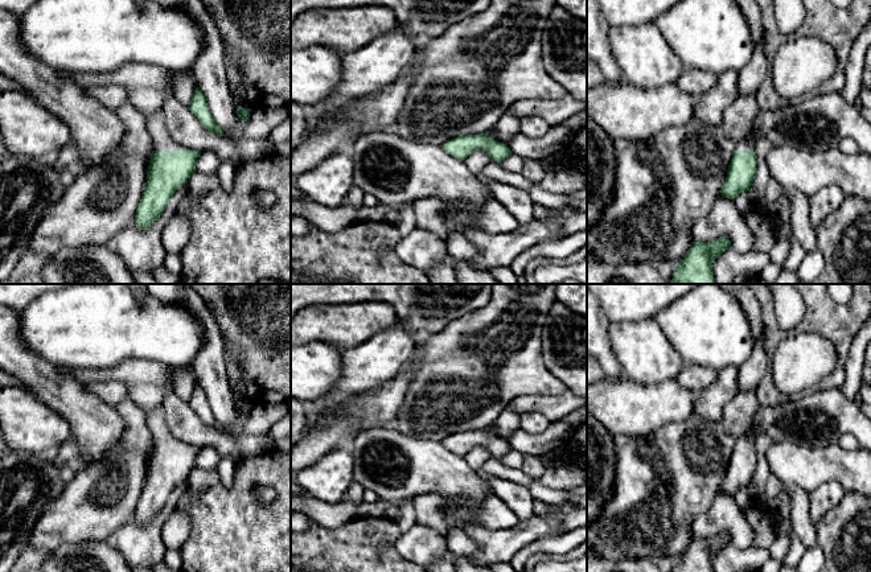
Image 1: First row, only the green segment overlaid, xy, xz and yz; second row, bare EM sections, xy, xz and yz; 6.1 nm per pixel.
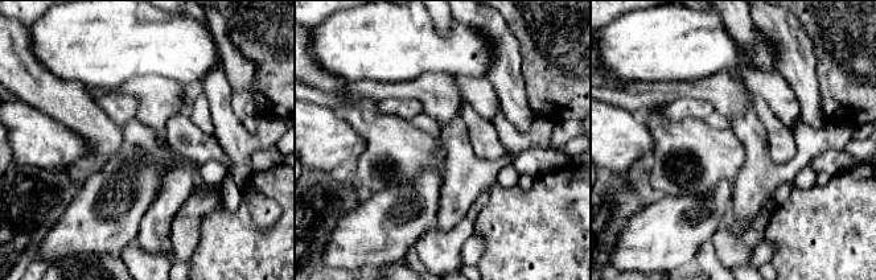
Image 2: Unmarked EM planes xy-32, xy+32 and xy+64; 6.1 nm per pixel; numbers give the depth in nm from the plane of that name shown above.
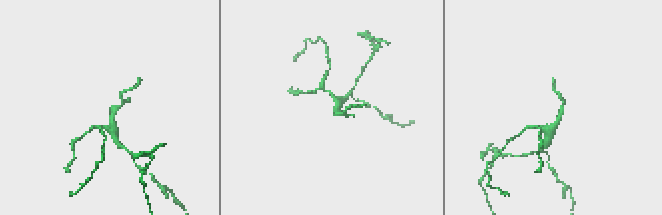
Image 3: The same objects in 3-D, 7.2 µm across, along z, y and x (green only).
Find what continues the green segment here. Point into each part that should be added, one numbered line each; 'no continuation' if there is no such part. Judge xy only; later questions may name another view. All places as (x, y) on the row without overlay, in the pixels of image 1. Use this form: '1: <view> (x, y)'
1: xy (161, 436)

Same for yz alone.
1: yz (743, 440)

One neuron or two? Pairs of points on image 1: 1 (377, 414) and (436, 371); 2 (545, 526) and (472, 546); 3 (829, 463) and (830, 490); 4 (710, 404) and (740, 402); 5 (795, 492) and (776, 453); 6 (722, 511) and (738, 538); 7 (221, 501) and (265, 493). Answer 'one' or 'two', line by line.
1: two
2: two
3: two
4: two
5: two
6: one
7: two

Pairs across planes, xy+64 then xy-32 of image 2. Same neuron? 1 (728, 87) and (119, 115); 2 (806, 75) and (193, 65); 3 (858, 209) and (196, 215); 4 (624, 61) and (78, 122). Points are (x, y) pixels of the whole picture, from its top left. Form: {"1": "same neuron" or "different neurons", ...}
{"1": "different neurons", "2": "different neurons", "3": "different neurons", "4": "different neurons"}

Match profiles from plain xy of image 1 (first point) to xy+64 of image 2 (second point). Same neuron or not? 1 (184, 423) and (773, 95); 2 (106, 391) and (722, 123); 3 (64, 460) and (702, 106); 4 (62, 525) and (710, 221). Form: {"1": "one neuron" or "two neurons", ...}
{"1": "two neurons", "2": "two neurons", "3": "two neurons", "4": "one neuron"}

